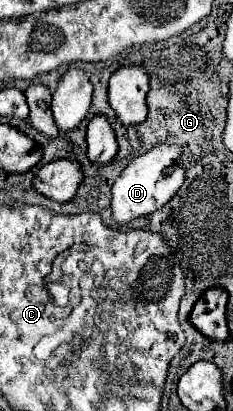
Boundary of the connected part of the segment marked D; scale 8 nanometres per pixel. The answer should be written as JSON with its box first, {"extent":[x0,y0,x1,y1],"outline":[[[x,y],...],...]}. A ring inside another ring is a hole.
{"extent":[111,145,185,225],"outline":[[[159,145],[151,151],[135,157],[127,169],[121,173],[121,177],[111,187],[111,211],[113,221],[119,225],[127,225],[139,217],[147,217],[167,205],[167,201],[177,193],[177,189],[185,181],[183,167],[177,165],[179,159],[179,147],[171,145]]]}

